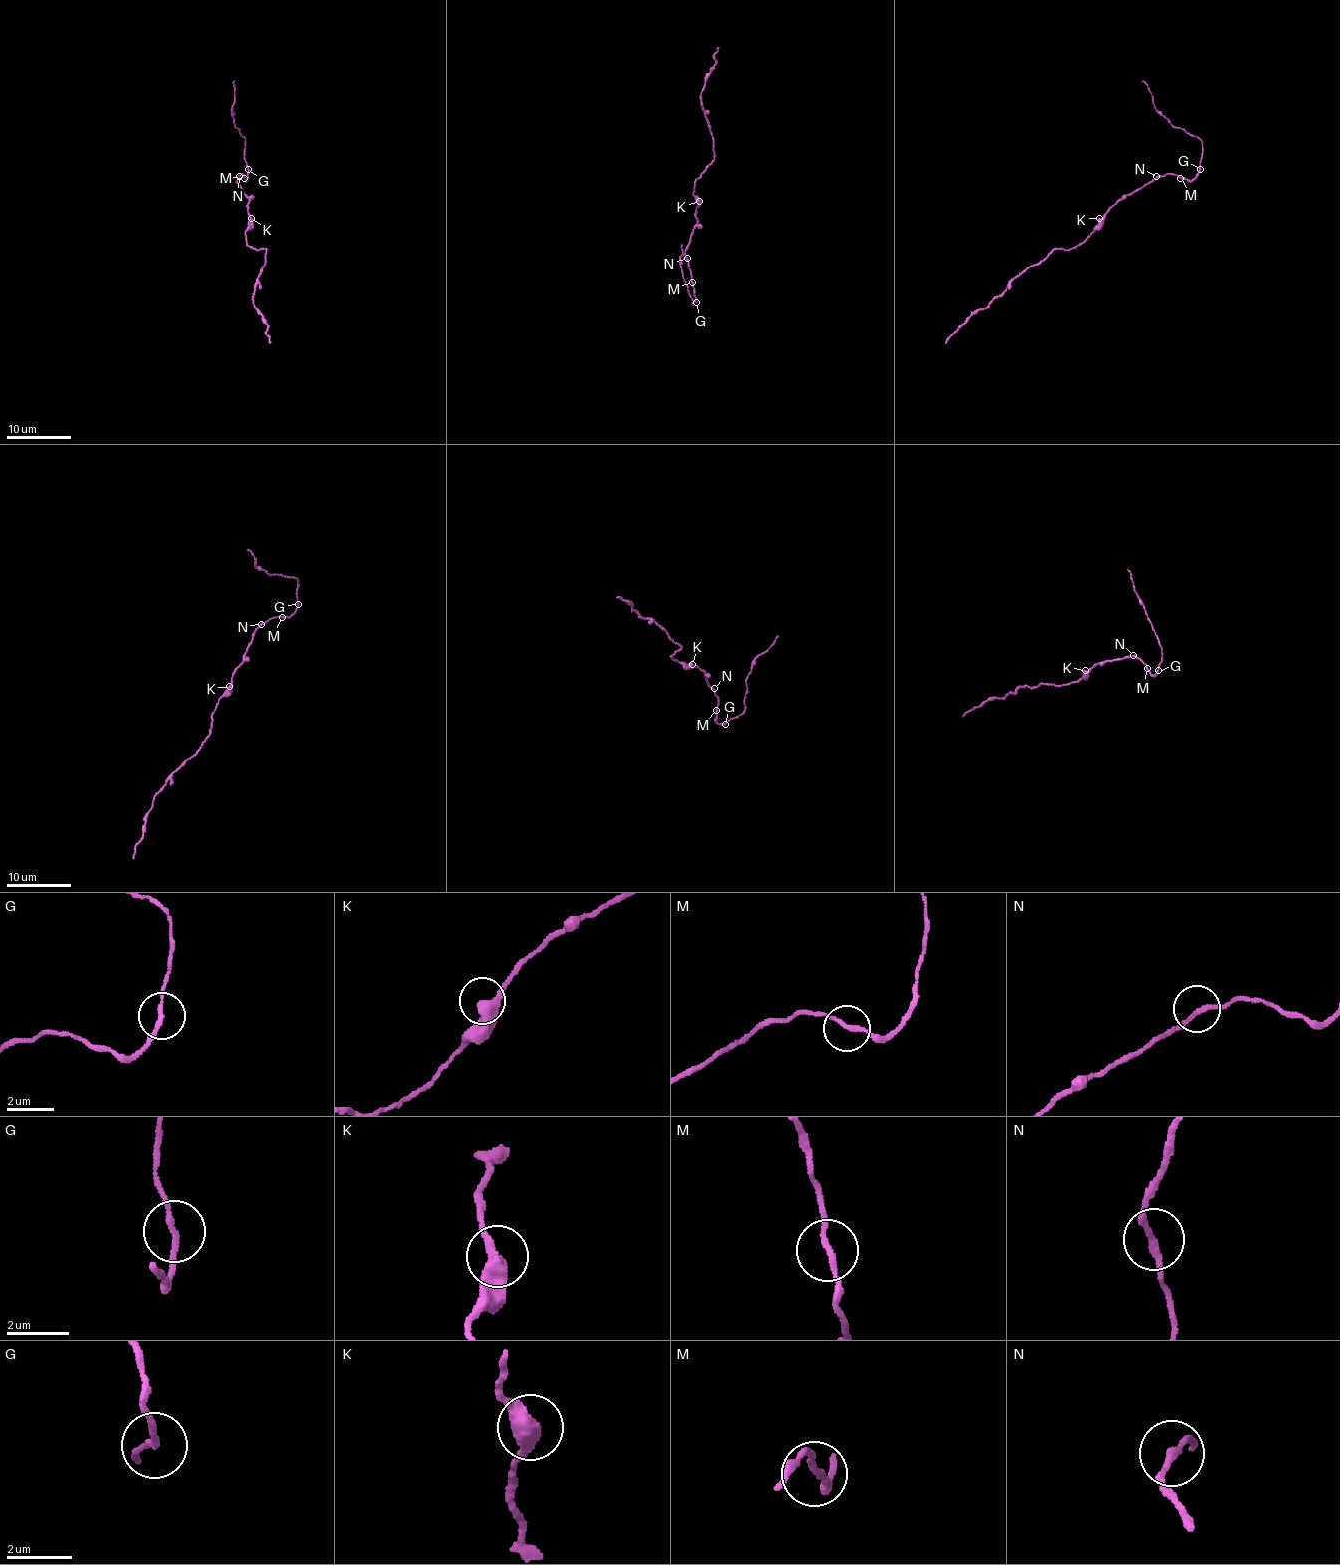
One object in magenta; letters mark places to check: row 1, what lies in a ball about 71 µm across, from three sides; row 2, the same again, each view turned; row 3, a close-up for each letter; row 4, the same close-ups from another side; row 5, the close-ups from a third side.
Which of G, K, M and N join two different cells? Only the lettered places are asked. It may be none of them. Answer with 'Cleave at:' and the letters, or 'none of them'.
Cleave at: G

